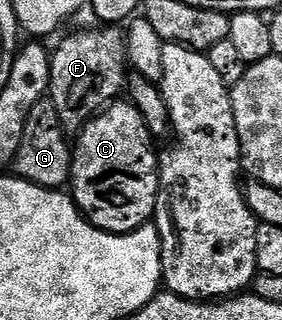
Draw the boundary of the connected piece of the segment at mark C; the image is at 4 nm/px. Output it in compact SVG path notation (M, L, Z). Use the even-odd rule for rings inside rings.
M115 102L109 108L102 109L93 120L82 125L77 133L78 144L73 145L70 161L69 191L78 206L78 211L90 221L94 227L105 232L125 234L135 232L151 223L158 197L158 165L159 153L154 153L155 137L151 136L140 110L136 110L133 102Z

